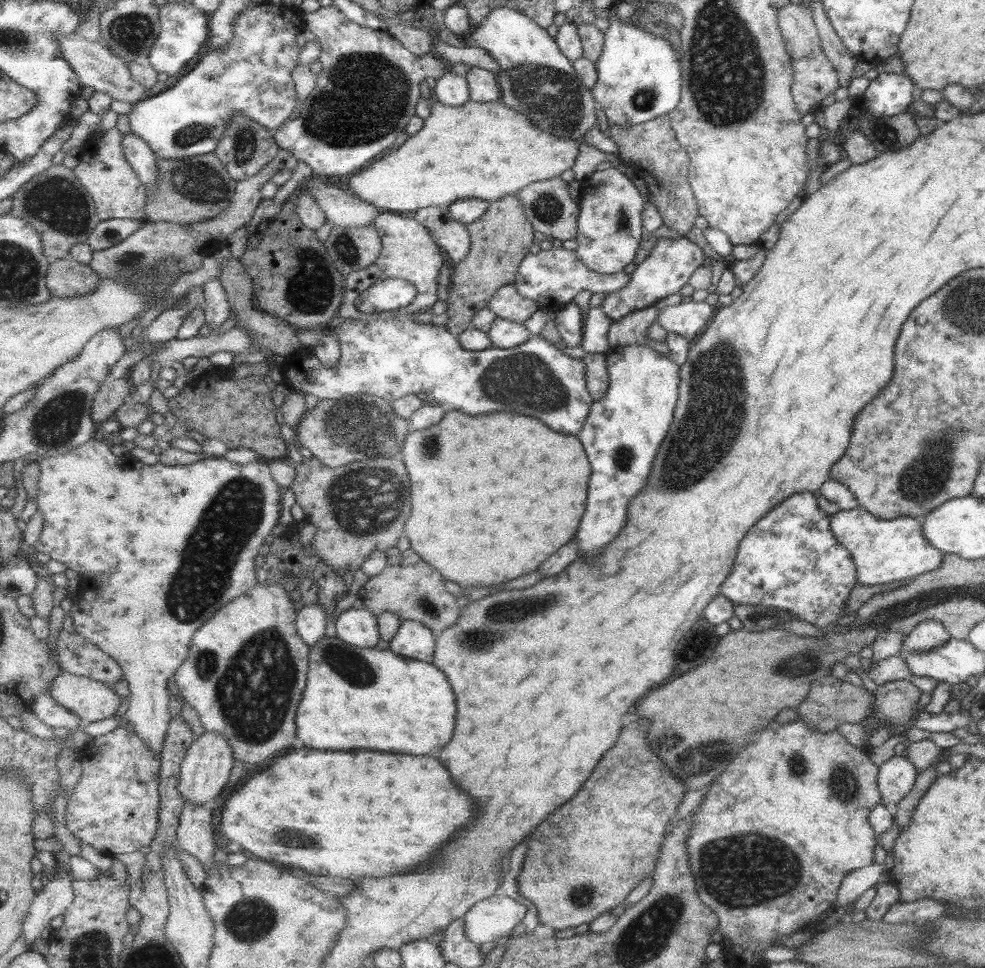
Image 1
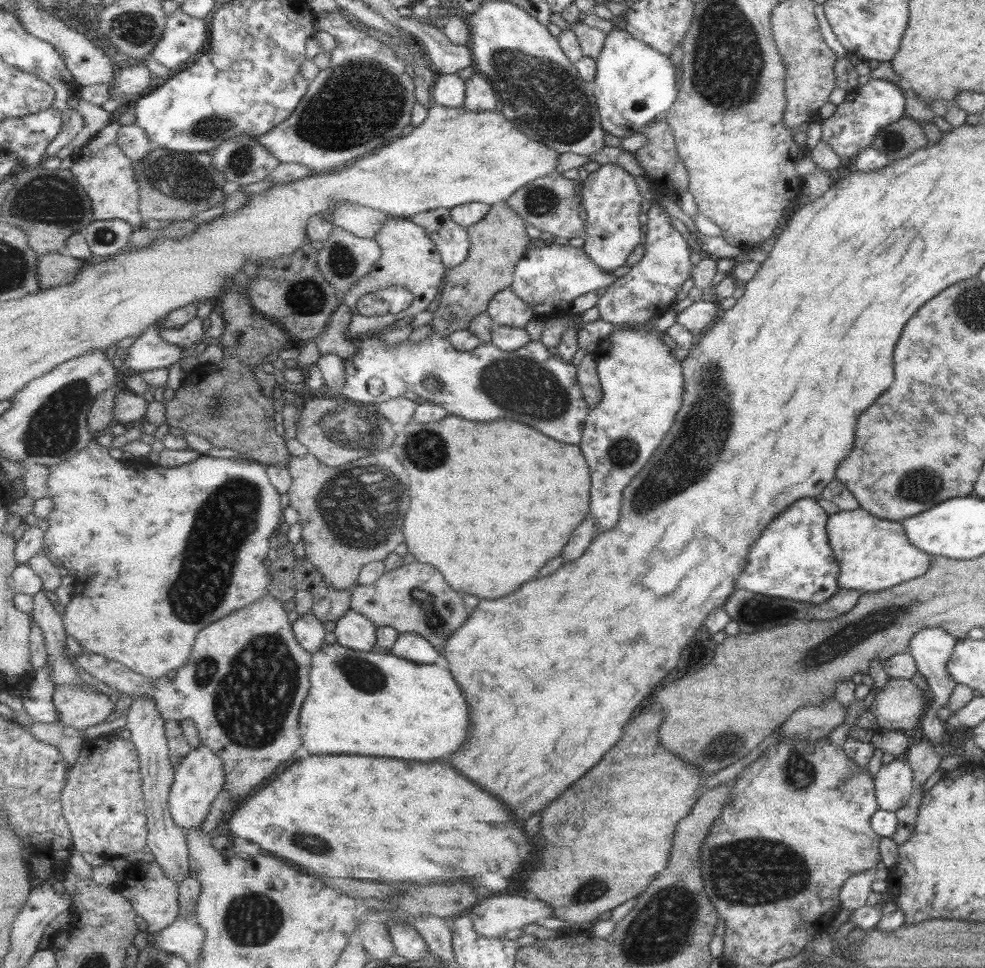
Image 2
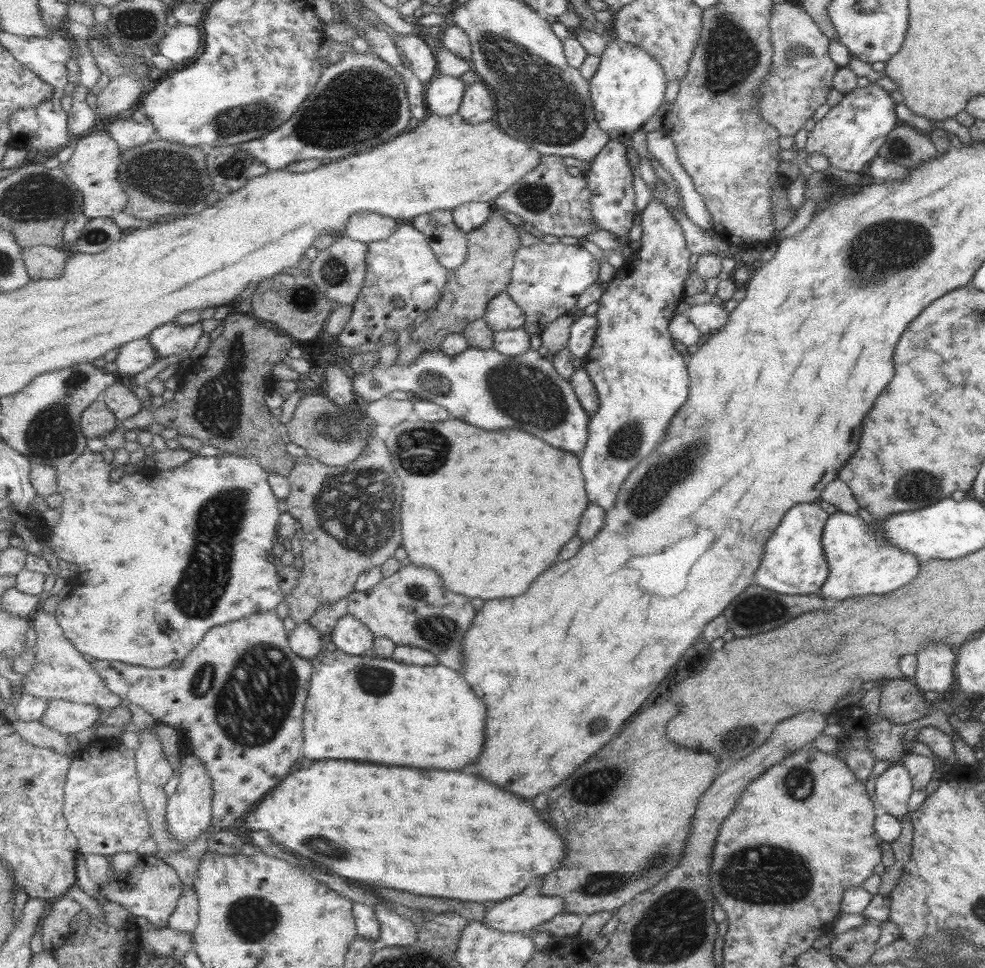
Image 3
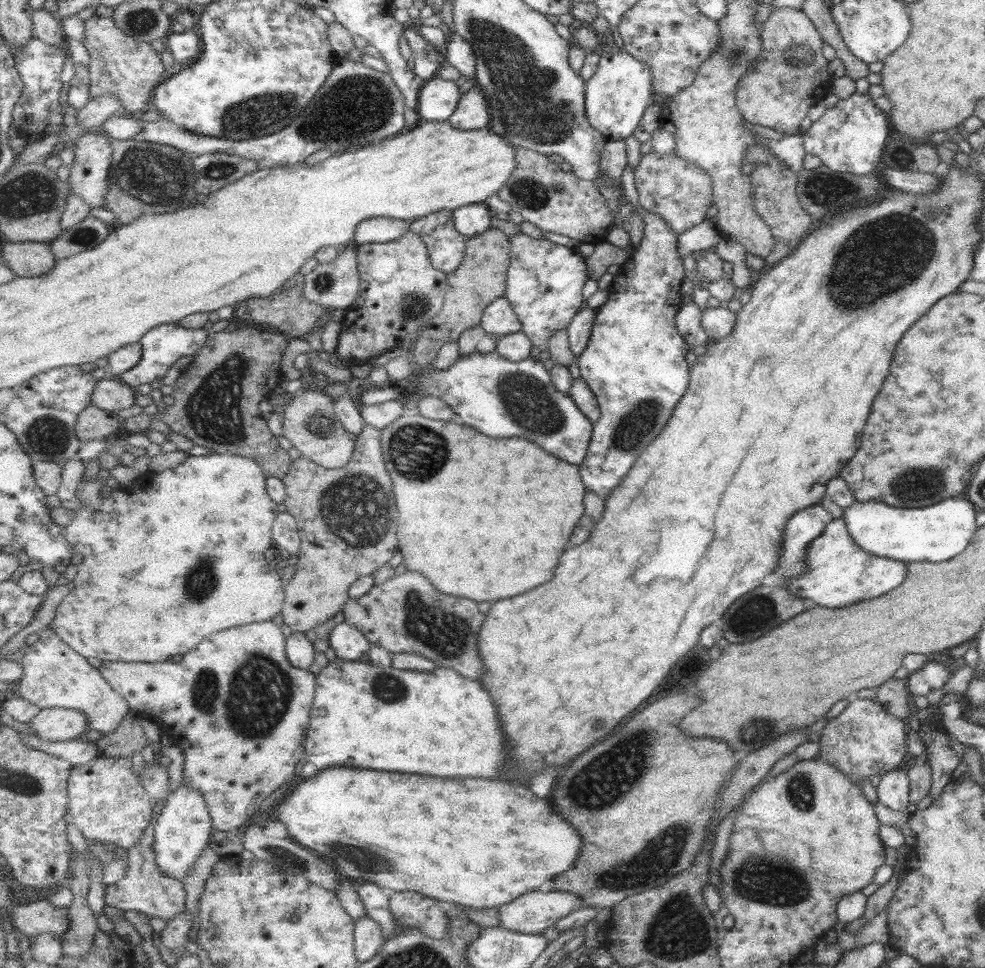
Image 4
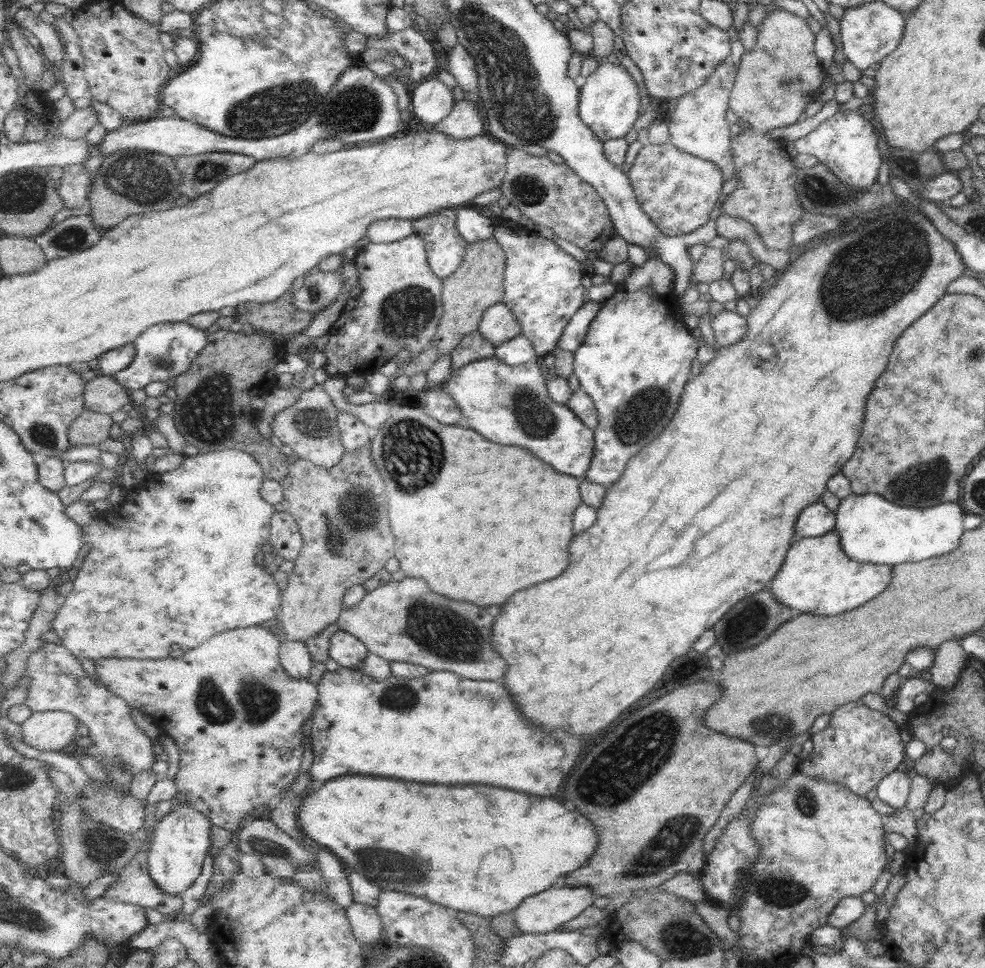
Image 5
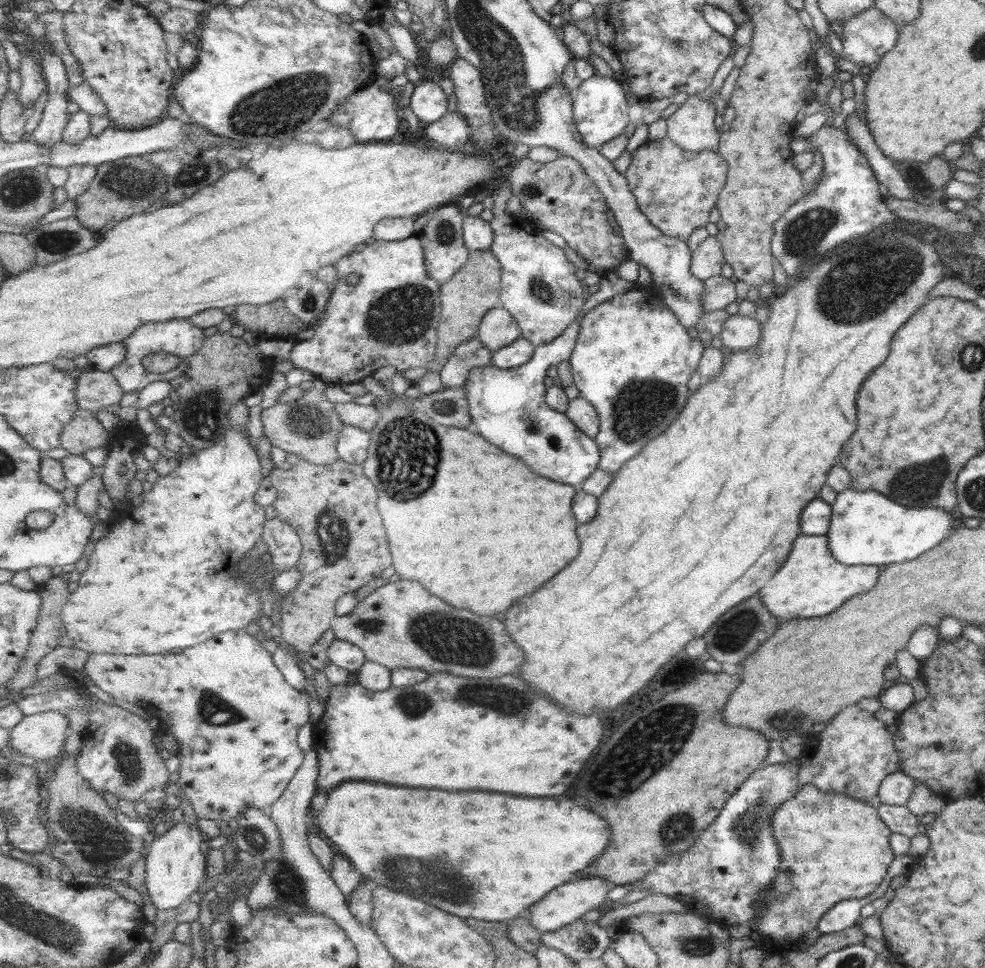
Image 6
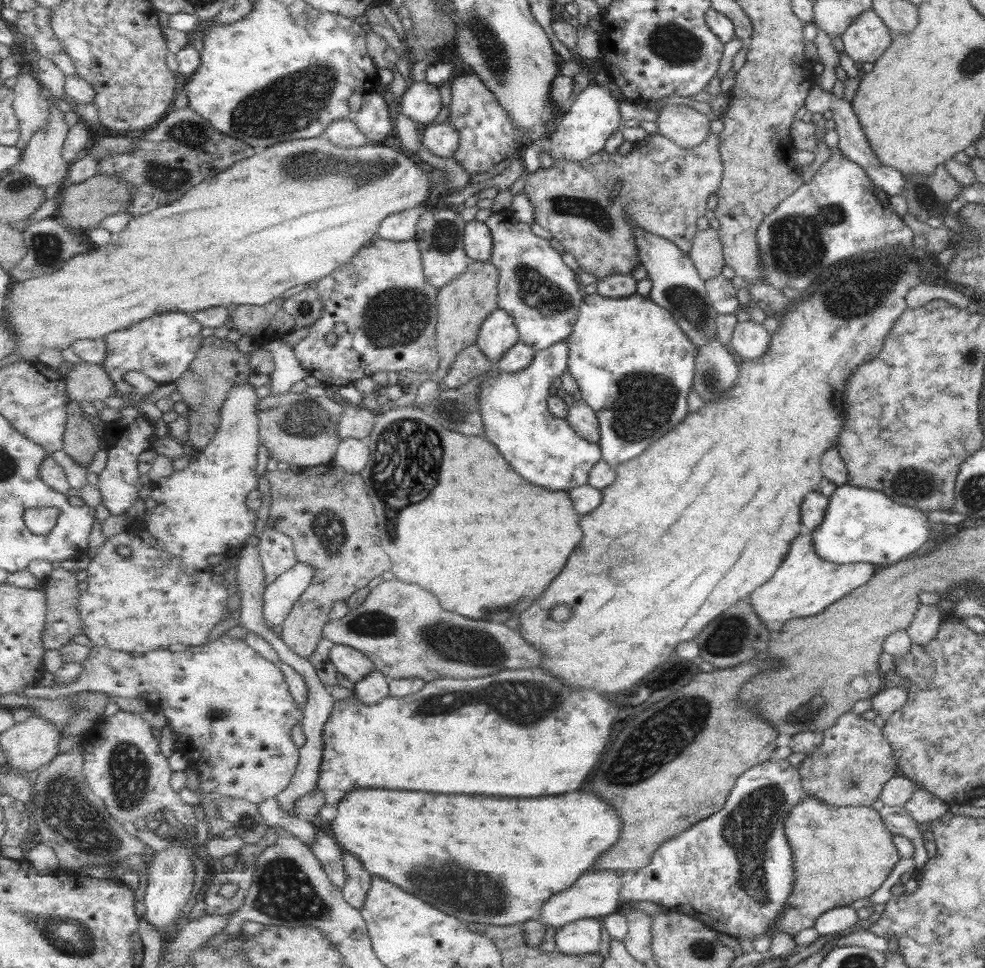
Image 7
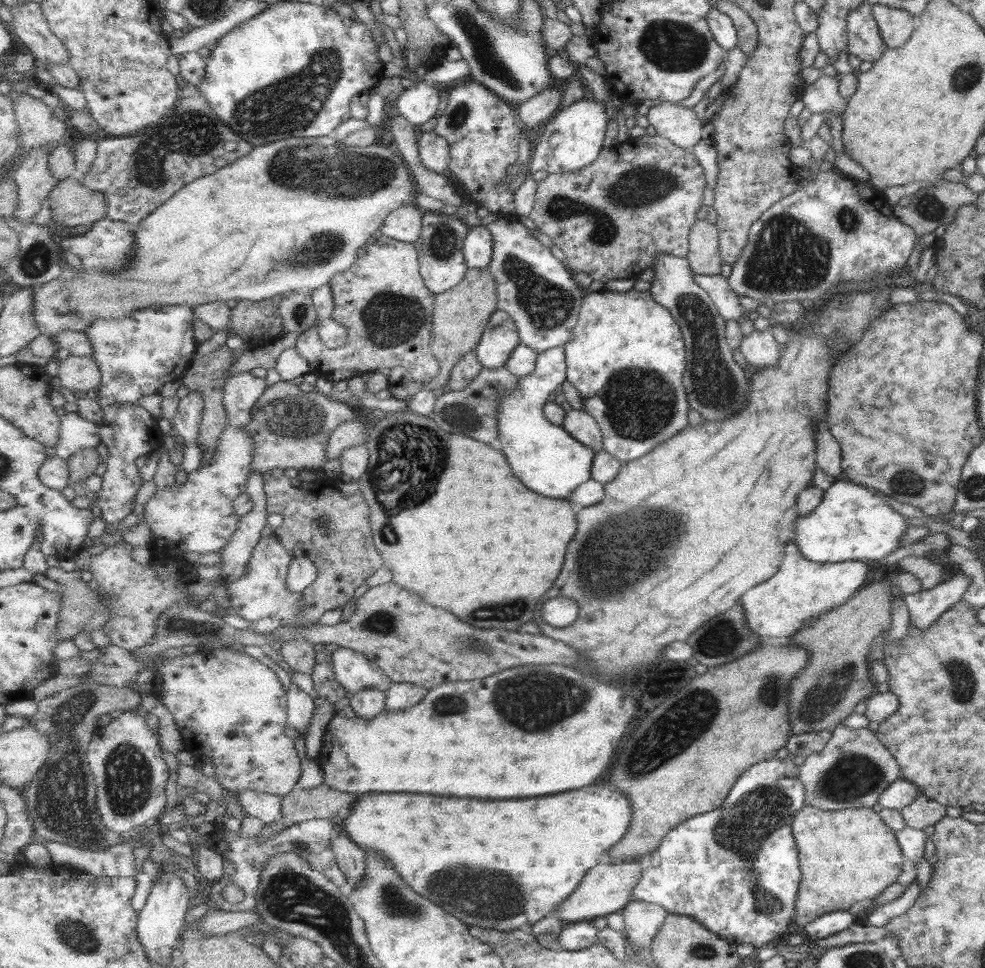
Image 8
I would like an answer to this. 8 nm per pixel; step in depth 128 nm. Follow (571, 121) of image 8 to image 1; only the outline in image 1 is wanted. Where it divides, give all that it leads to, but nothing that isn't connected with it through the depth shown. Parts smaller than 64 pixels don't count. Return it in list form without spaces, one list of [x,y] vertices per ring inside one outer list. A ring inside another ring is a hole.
[[[614,7],[609,10],[610,26],[604,31],[605,42],[603,54],[596,62],[598,81],[592,89],[594,98],[603,108],[608,121],[627,128],[636,124],[646,123],[661,115],[669,115],[681,102],[682,55],[677,54],[669,40],[649,33],[636,25],[624,24],[619,20]]]

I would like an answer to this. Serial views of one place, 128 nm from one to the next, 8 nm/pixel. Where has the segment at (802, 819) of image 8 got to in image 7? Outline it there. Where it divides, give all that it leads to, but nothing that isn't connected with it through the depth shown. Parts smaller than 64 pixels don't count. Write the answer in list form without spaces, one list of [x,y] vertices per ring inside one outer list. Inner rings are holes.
[[[804,796],[789,810],[784,821],[783,835],[791,850],[793,862],[791,893],[783,903],[783,909],[775,922],[775,930],[792,936],[803,928],[811,928],[816,918],[826,910],[849,906],[854,900],[873,894],[900,859],[891,843],[892,835],[883,826],[878,812],[867,806],[833,806]]]

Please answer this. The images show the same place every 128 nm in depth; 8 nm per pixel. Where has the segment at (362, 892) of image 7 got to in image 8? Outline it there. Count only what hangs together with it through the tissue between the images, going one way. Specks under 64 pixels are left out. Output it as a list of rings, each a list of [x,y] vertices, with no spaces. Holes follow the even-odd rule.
[[[343,830],[340,832],[334,839],[335,856],[338,865],[346,876],[347,883],[352,888],[357,888],[366,878],[365,860],[367,860],[367,853],[355,845]]]

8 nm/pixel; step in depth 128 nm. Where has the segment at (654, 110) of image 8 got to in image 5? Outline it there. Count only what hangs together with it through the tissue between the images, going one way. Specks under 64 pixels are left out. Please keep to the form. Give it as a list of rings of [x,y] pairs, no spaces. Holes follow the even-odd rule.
[[[729,60],[727,63],[723,61],[723,64],[715,67],[711,76],[707,77],[707,82],[677,100],[668,122],[670,142],[683,152],[711,161],[711,164],[715,164],[715,168],[719,168],[719,172],[723,174],[723,180],[730,180],[735,173],[730,152],[731,134],[725,121],[725,112],[729,107],[730,91],[733,90],[735,74],[733,63]]]

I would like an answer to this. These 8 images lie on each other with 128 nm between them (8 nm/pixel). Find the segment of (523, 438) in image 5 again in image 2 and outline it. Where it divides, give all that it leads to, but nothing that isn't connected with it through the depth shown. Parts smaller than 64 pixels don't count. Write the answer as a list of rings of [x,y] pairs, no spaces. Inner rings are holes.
[[[438,336],[429,337],[422,343],[415,344],[415,346],[395,346],[394,348],[389,348],[389,346],[387,346],[385,342],[381,342],[381,340],[379,340],[379,342],[365,342],[365,340],[363,340],[363,342],[356,342],[356,339],[353,339],[352,346],[355,350],[358,350],[358,352],[346,360],[347,383],[345,383],[345,386],[336,392],[333,387],[327,385],[327,381],[325,381],[325,385],[323,385],[323,395],[330,399],[344,398],[350,399],[352,402],[356,403],[374,403],[379,405],[392,399],[404,397],[407,392],[412,392],[417,394],[421,401],[439,404],[440,406],[443,406],[443,408],[446,408],[451,415],[467,418],[467,420],[491,422],[491,420],[497,420],[497,418],[509,418],[511,420],[519,420],[519,422],[523,422],[523,424],[531,424],[533,427],[538,428],[539,431],[543,433],[547,432],[547,436],[555,437],[555,439],[569,444],[579,445],[583,440],[584,426],[587,417],[590,415],[591,408],[589,408],[590,405],[587,403],[586,394],[583,393],[581,385],[579,385],[578,366],[573,365],[572,362],[571,364],[568,364],[568,362],[564,362],[561,358],[551,355],[549,348],[540,340],[536,342],[532,341],[524,348],[513,352],[505,352],[497,346],[494,346],[492,343],[483,343],[473,351],[459,351],[455,349],[455,346],[448,338],[439,338]],[[373,378],[379,378],[384,383],[384,391],[380,396],[373,396],[373,394],[369,392],[369,380],[373,380]]]

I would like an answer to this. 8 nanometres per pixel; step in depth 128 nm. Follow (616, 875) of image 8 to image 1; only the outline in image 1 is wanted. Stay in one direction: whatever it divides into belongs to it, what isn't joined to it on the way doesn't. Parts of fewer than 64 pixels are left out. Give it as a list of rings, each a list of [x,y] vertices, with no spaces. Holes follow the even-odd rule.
[[[507,895],[481,900],[464,916],[467,938],[479,945],[495,942],[514,932],[525,914],[527,906]]]

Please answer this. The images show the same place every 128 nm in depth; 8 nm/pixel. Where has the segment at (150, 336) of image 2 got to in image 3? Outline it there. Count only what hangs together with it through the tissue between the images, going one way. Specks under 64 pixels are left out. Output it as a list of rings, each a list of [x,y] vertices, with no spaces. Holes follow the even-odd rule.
[[[143,338],[125,344],[119,349],[115,364],[118,375],[135,375],[153,364],[159,362],[160,355],[150,342],[150,338]]]

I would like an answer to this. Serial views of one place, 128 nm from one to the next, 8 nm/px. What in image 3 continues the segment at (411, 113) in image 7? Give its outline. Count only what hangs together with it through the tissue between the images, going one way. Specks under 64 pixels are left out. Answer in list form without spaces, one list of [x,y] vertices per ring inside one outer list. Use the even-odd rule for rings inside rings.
[[[438,74],[426,89],[425,100],[430,114],[449,116],[459,113],[467,87],[459,77]]]

